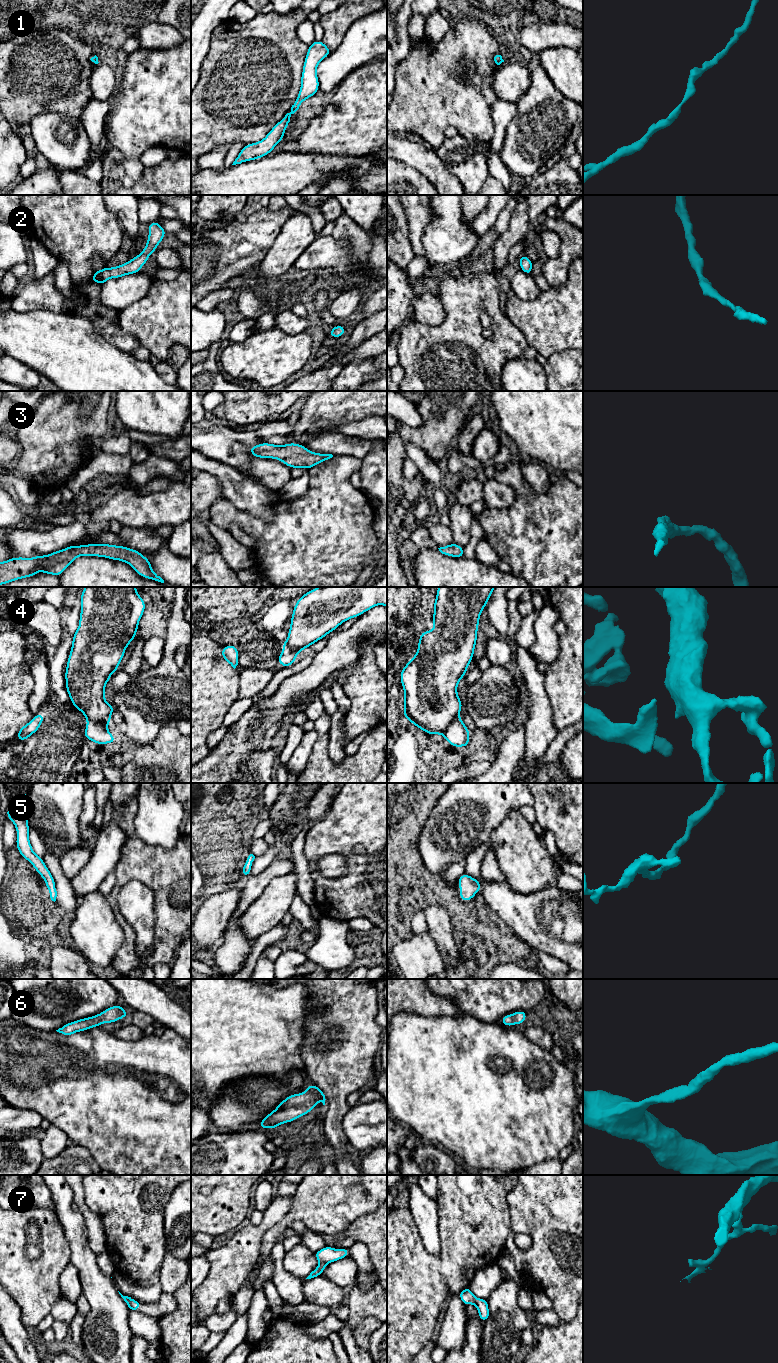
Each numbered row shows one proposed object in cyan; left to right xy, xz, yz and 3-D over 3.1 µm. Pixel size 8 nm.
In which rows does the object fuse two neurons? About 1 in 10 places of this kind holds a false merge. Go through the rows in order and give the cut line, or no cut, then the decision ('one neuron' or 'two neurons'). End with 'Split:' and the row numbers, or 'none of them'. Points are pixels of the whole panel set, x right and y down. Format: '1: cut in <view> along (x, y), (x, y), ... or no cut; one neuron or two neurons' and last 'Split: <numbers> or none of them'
1: no cut; one neuron
2: no cut; one neuron
3: no cut; one neuron
4: no cut; one neuron
5: no cut; one neuron
6: no cut; one neuron
7: cut in xz along (320, 1262), (327, 1263); two neurons
Split: 7

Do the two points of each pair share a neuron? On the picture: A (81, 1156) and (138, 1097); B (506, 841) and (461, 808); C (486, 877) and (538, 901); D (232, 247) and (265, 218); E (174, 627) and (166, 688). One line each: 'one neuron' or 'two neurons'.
A: two neurons
B: two neurons
C: two neurons
D: one neuron
E: one neuron

